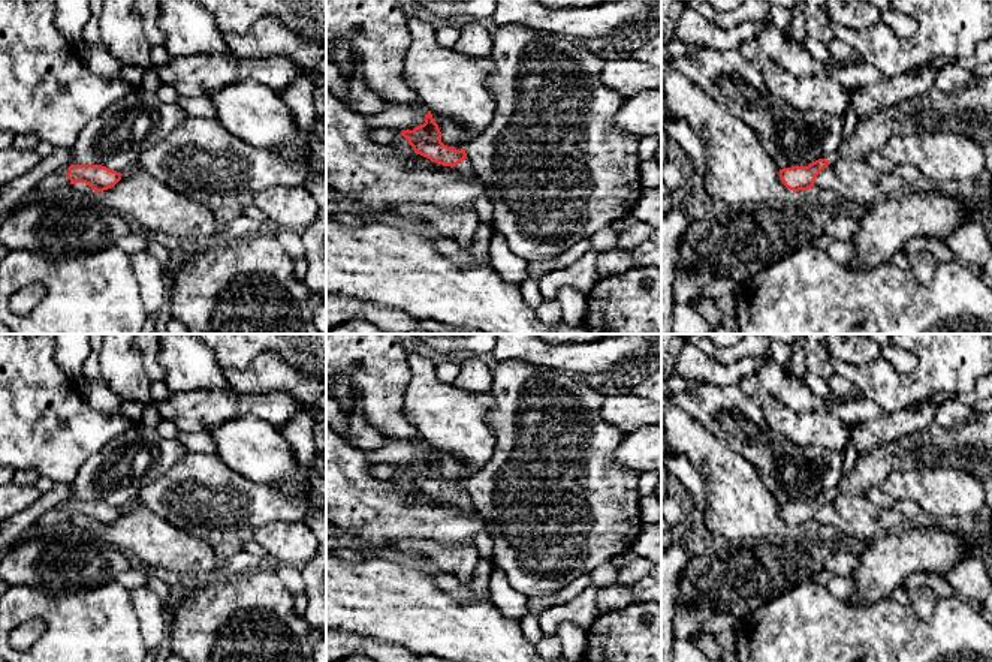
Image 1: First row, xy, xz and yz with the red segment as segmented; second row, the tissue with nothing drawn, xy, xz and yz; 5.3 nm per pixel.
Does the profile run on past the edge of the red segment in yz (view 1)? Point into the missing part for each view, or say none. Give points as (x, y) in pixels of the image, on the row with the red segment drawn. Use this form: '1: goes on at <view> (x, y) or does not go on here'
1: does not go on here

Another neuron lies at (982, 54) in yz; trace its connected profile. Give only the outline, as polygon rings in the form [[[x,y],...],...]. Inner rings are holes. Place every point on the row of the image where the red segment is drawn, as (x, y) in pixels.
[[[992,39],[982,40],[976,45],[976,49],[971,57],[967,60],[958,60],[962,67],[974,69],[979,64],[985,64],[992,60]]]

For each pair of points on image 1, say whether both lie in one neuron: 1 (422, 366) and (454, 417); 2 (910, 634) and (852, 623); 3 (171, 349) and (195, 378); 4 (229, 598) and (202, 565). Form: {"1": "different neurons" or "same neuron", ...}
{"1": "same neuron", "2": "same neuron", "3": "same neuron", "4": "different neurons"}

